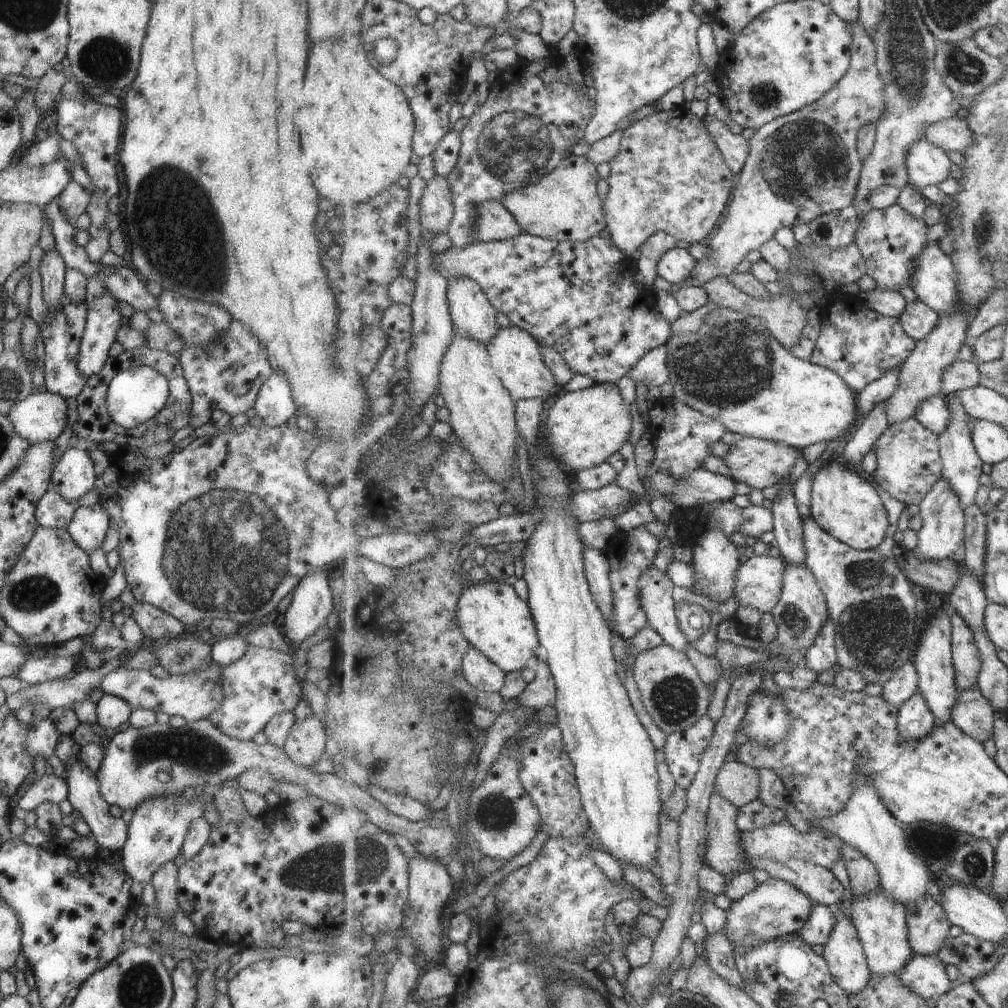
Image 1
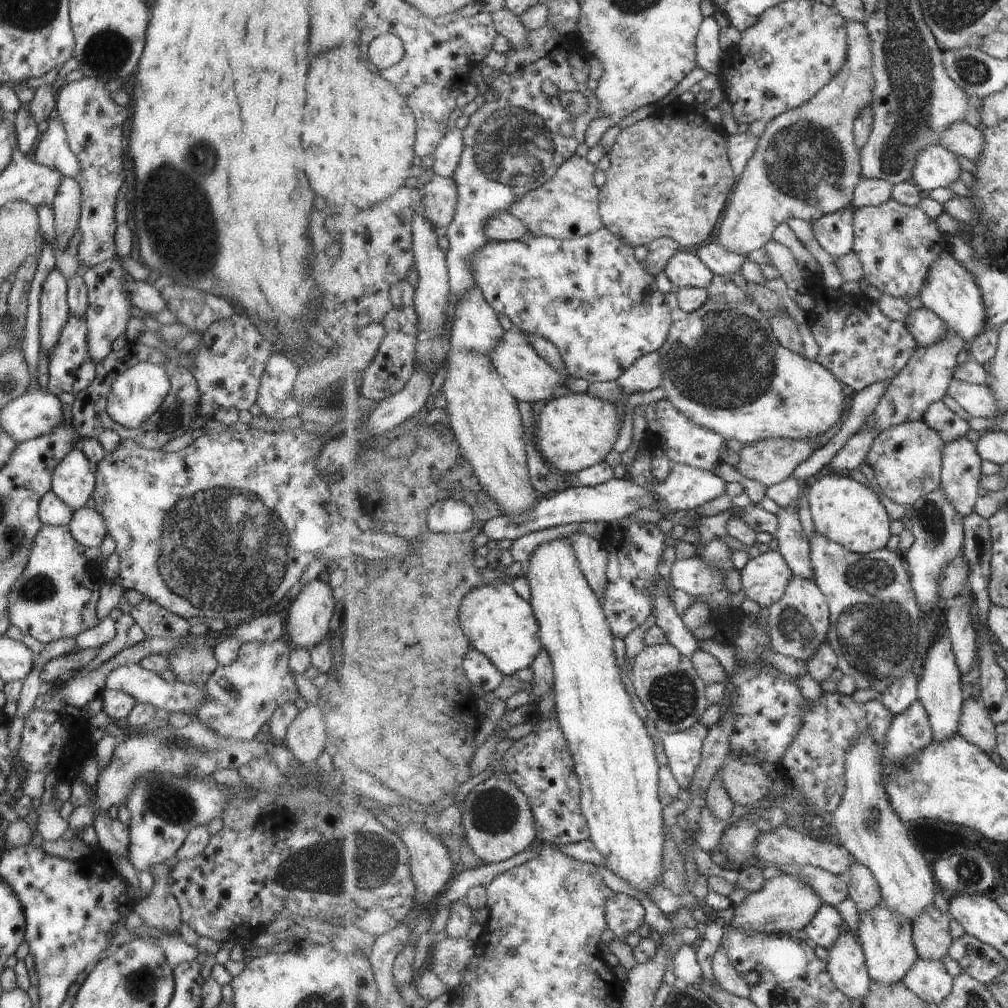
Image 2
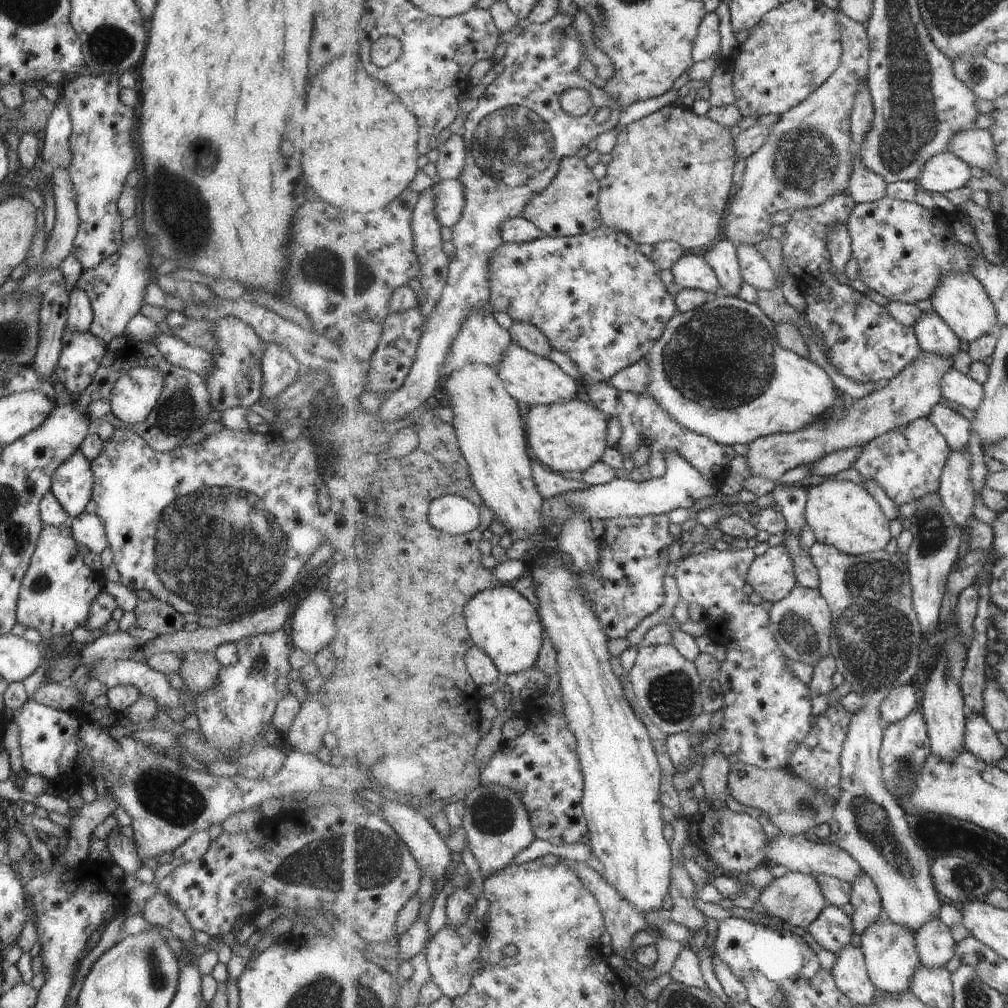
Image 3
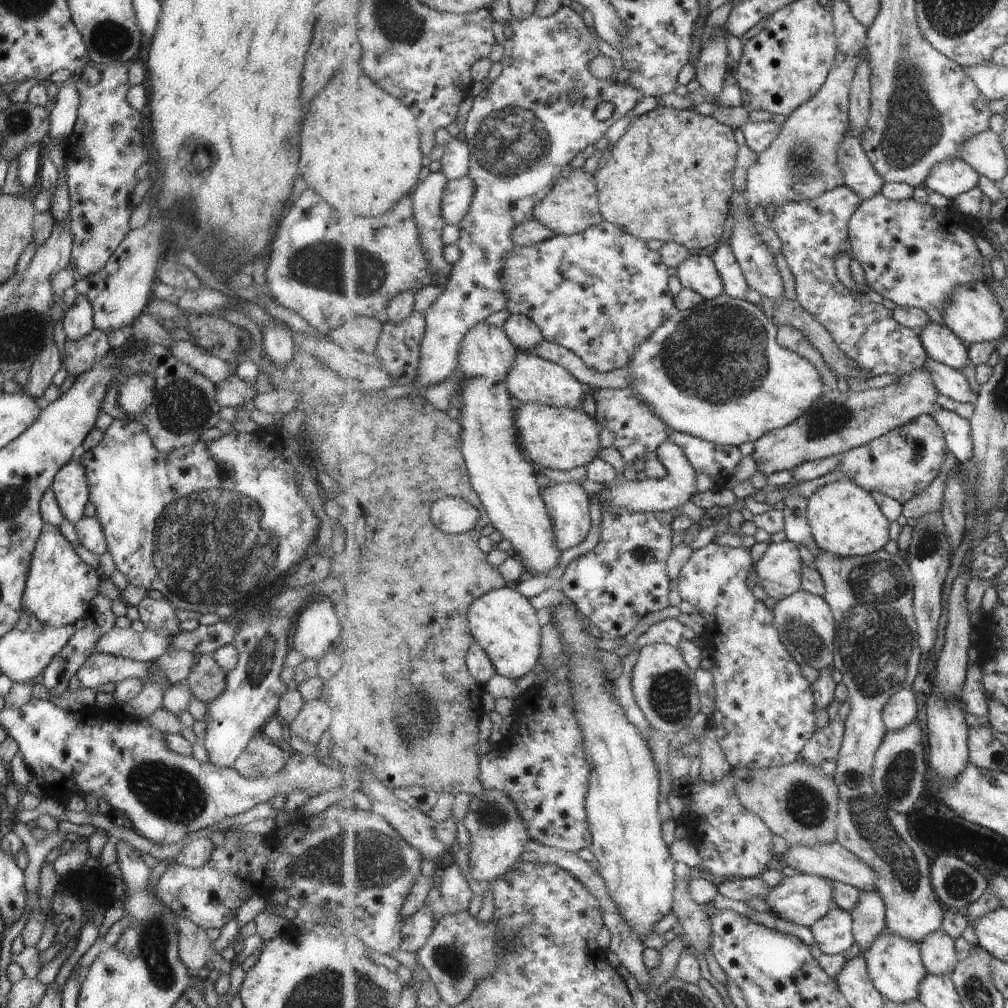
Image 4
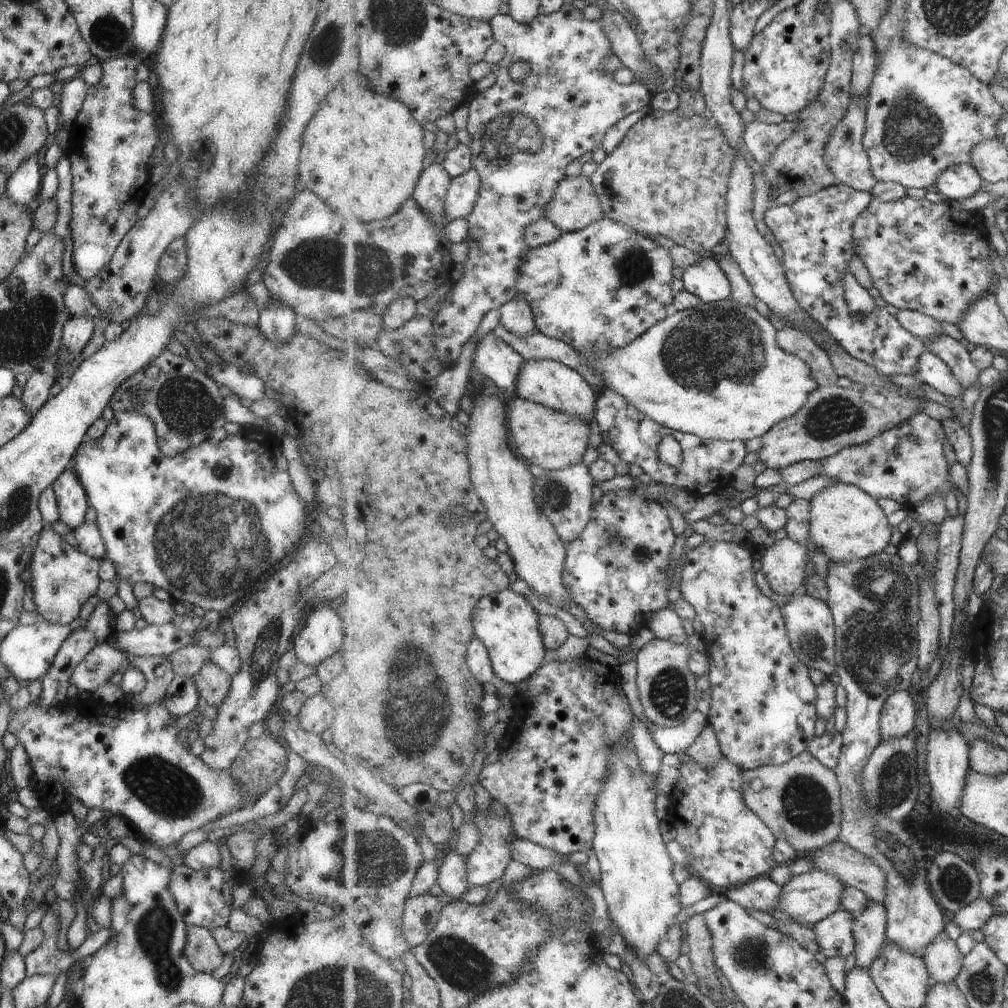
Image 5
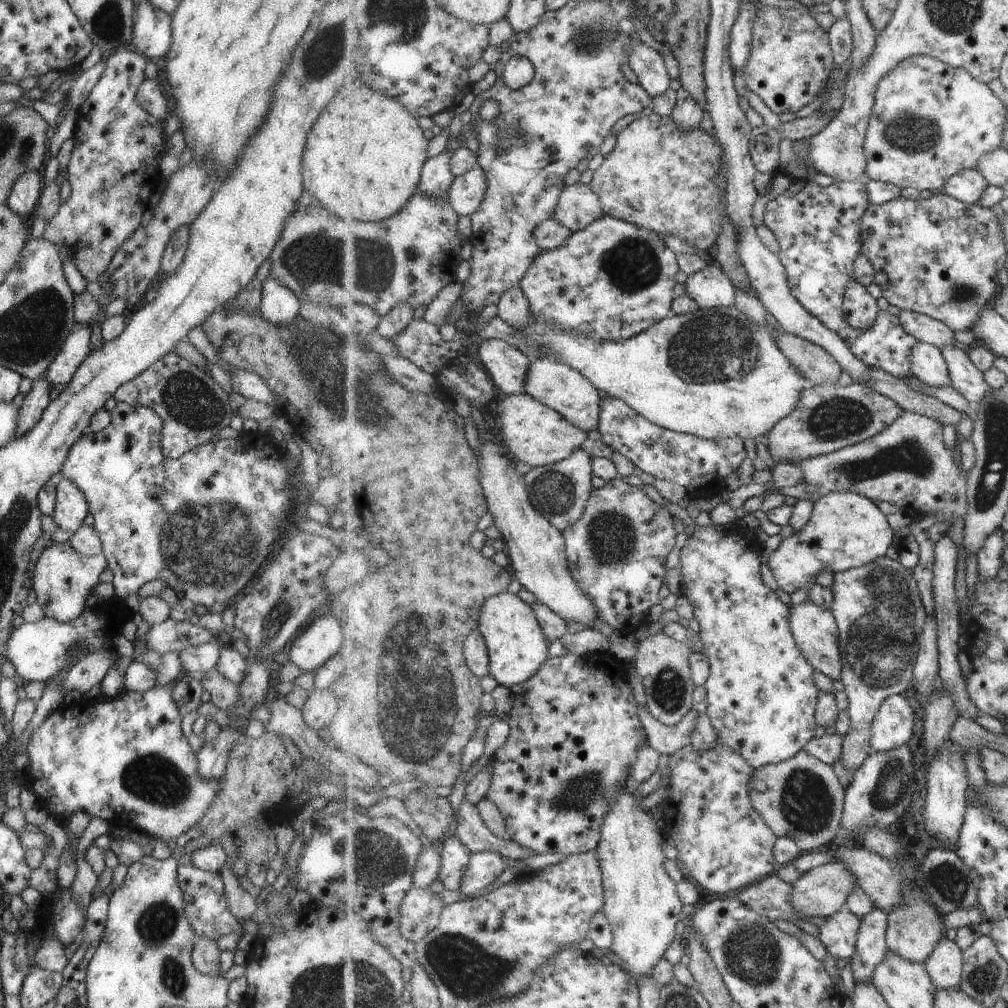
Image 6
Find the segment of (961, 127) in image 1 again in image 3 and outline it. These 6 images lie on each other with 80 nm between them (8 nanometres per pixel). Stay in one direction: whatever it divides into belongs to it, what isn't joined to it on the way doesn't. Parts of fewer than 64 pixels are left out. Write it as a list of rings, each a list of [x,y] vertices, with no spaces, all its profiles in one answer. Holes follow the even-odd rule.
[[[989,129],[955,134],[950,142],[950,152],[984,174],[990,174],[997,165],[996,147]]]

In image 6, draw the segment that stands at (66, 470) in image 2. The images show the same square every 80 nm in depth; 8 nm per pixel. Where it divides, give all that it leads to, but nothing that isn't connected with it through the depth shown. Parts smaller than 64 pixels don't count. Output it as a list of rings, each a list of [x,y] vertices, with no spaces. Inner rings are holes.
[[[62,477],[55,485],[54,507],[52,512],[52,520],[55,528],[58,526],[61,530],[74,533],[83,522],[83,518],[88,513],[88,504],[85,500],[85,495],[77,488],[77,485]]]

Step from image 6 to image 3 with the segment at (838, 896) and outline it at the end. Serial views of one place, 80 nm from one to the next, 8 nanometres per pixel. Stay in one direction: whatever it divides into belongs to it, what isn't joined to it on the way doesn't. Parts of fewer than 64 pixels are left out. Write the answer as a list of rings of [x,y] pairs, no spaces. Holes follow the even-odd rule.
[[[789,870],[783,877],[774,878],[773,883],[762,891],[752,911],[769,917],[771,922],[786,923],[788,926],[807,930],[814,921],[818,921],[819,916],[828,906],[821,883],[817,879],[811,874],[805,875]]]

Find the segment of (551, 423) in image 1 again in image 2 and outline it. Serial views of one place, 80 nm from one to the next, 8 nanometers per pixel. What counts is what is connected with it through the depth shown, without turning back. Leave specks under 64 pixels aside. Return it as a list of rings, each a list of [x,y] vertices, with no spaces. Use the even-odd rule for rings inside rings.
[[[589,391],[564,393],[549,401],[535,417],[535,444],[543,460],[564,474],[579,473],[606,461],[621,432],[622,421],[611,402],[601,400]]]

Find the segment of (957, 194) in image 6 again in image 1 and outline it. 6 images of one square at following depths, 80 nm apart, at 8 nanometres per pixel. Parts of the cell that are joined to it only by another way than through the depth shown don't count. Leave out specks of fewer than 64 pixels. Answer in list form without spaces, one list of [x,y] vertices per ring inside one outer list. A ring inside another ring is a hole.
[[[926,140],[915,142],[907,154],[907,171],[910,172],[908,185],[919,190],[927,186],[938,186],[947,180],[953,164],[939,146]]]

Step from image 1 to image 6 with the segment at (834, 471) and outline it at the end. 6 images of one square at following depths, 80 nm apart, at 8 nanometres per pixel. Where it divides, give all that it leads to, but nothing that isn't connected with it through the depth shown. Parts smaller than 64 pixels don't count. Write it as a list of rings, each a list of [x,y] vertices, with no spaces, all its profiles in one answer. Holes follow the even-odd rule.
[[[833,491],[822,494],[816,500],[809,524],[800,533],[783,539],[768,557],[767,565],[776,584],[787,594],[801,589],[809,591],[822,570],[835,574],[885,557],[895,540],[895,534],[896,531],[876,502],[857,491]]]

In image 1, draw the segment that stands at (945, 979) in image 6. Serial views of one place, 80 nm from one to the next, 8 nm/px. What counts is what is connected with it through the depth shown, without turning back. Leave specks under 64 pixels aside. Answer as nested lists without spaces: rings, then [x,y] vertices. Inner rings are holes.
[[[931,896],[915,902],[906,908],[910,927],[910,942],[914,953],[923,956],[937,956],[949,940],[951,922],[945,910]]]

